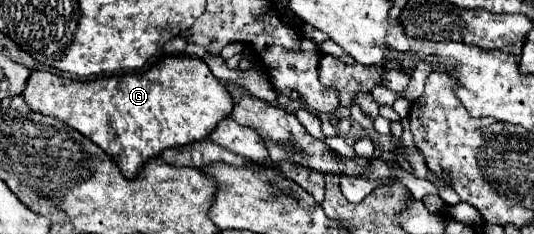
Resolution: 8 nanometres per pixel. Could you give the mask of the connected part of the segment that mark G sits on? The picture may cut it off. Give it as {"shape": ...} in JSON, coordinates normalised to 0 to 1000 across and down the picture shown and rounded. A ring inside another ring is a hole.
{"shape":[[[316,235],[309,244],[309,261],[294,269],[272,312],[197,321],[170,346],[110,329],[92,303],[62,303],[51,338],[43,415],[58,474],[103,500],[148,560],[152,577],[167,585],[212,679],[212,697],[238,765],[249,765],[257,748],[257,722],[264,722],[275,679],[294,671],[294,654],[301,654],[305,637],[384,594],[395,551],[403,551],[403,534],[429,491],[429,466],[436,466],[436,415],[395,312],[388,269],[373,244],[354,235]]]}

